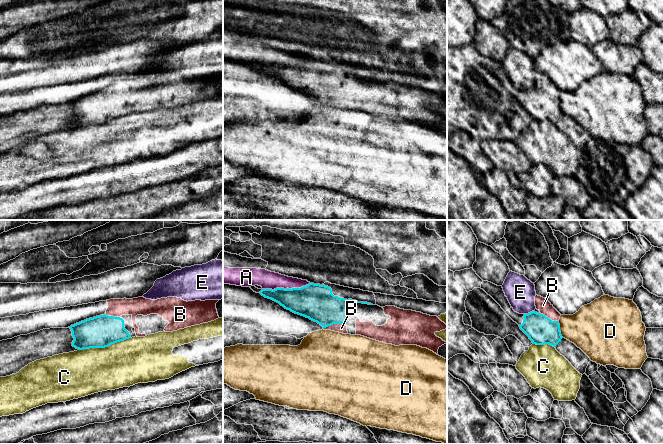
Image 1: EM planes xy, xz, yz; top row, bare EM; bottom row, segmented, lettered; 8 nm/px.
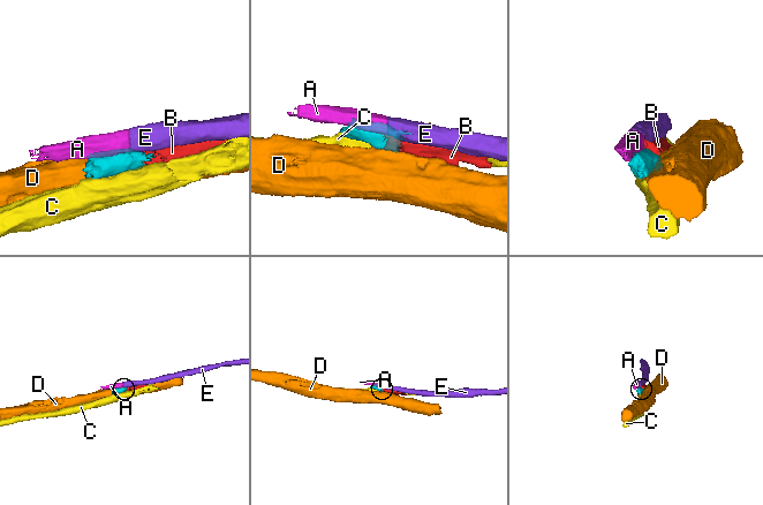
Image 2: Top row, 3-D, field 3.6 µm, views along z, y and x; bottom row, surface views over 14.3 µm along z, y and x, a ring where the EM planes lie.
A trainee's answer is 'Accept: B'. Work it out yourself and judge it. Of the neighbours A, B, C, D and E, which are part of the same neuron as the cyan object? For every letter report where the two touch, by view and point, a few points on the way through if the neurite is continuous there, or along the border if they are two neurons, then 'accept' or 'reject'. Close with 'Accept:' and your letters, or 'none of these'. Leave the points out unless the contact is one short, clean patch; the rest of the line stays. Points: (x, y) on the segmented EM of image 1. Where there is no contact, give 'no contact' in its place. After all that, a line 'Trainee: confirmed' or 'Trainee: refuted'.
A: xz (285, 289) | reject
B: xz (334, 323) | across xz (314, 301), (334, 323), (341, 328) | accept
C: xy (104, 347) | reject
D: yz (559, 329) | along yz (557, 321), (560, 327), (560, 334), (563, 337) | reject
E: yz (530, 312) | along yz (534, 309), (524, 314) | reject
Accept: B
Trainee: confirmed

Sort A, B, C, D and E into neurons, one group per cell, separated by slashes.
A E / B / C / D

